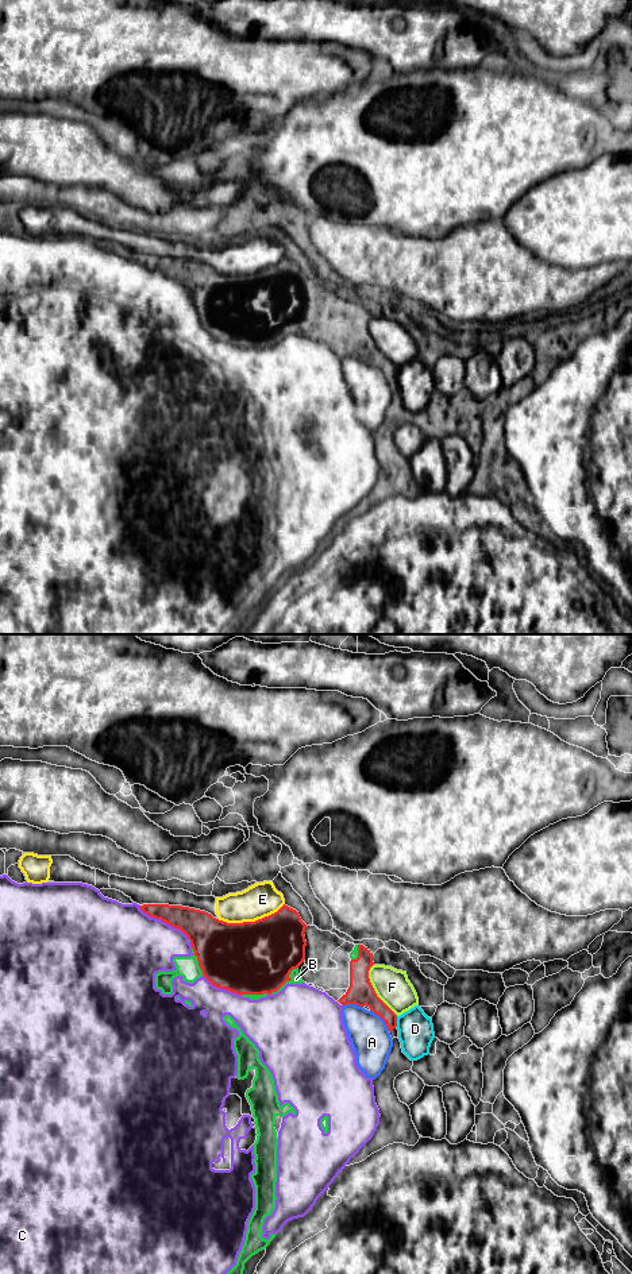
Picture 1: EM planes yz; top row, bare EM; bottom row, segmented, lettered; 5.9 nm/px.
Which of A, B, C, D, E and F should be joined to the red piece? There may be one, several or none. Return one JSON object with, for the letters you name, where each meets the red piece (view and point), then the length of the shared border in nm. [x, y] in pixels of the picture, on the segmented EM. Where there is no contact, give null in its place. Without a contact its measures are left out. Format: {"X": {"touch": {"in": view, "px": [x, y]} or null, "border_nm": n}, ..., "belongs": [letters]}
{"belongs": []}

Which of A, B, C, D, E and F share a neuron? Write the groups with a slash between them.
A / B C / D / E / F

